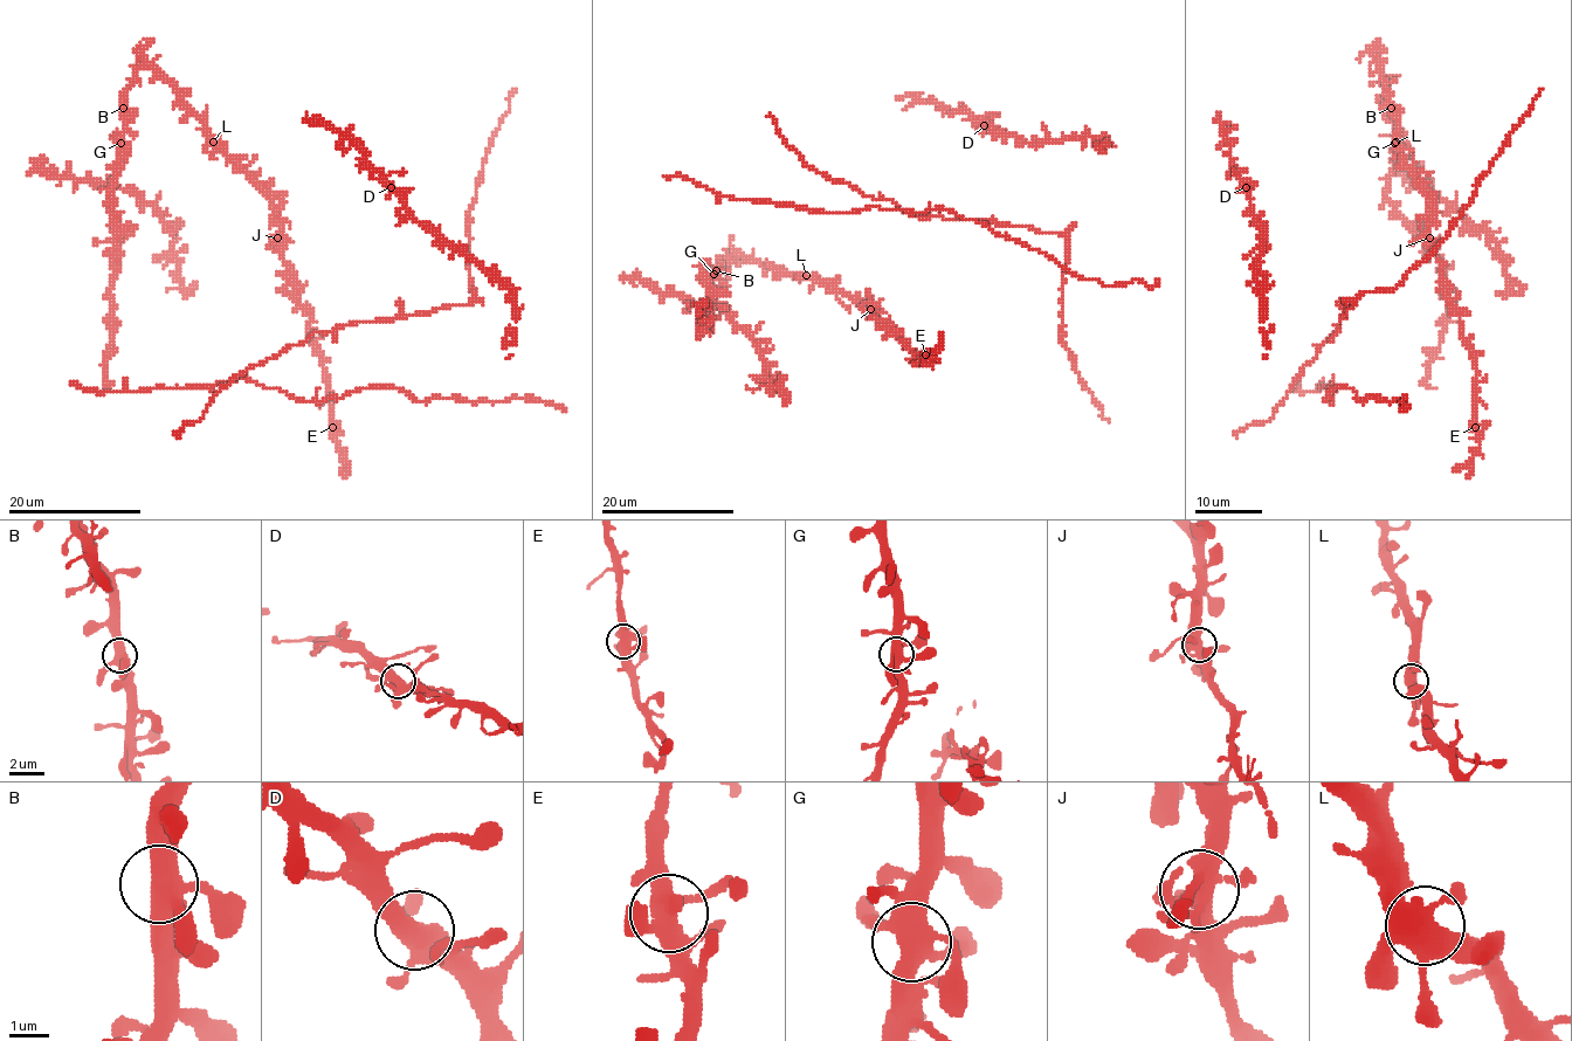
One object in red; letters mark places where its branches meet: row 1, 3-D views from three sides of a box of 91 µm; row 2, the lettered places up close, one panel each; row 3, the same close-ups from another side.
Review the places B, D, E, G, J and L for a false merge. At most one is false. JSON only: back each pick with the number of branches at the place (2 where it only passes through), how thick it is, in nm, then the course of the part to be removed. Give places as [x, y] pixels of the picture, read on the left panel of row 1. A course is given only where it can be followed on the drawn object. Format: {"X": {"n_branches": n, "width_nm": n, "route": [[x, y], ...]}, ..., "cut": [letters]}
{"cut": []}

